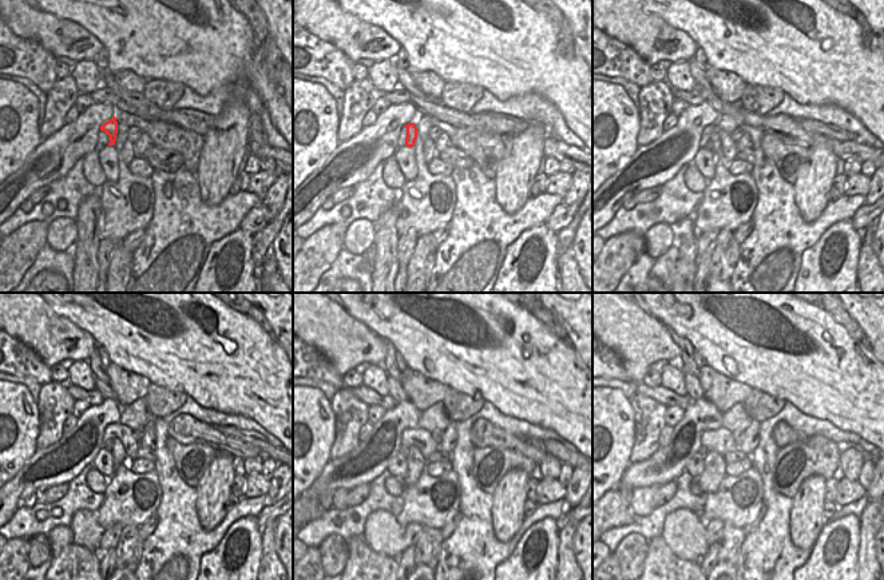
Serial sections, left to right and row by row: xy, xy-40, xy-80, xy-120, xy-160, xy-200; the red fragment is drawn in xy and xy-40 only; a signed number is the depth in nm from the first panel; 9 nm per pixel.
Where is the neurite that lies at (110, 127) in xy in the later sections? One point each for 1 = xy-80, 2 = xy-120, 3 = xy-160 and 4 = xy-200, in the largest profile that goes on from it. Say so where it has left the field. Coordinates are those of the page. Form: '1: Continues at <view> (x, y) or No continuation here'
1: Continues at xy-80 (713, 143)
2: Continues at xy-120 (114, 445)
3: Continues at xy-160 (416, 463)
4: Continues at xy-200 (714, 471).

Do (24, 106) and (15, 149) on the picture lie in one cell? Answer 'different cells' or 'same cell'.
same cell

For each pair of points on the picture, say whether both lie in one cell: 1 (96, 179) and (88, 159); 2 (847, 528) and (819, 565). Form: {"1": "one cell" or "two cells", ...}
{"1": "one cell", "2": "one cell"}

